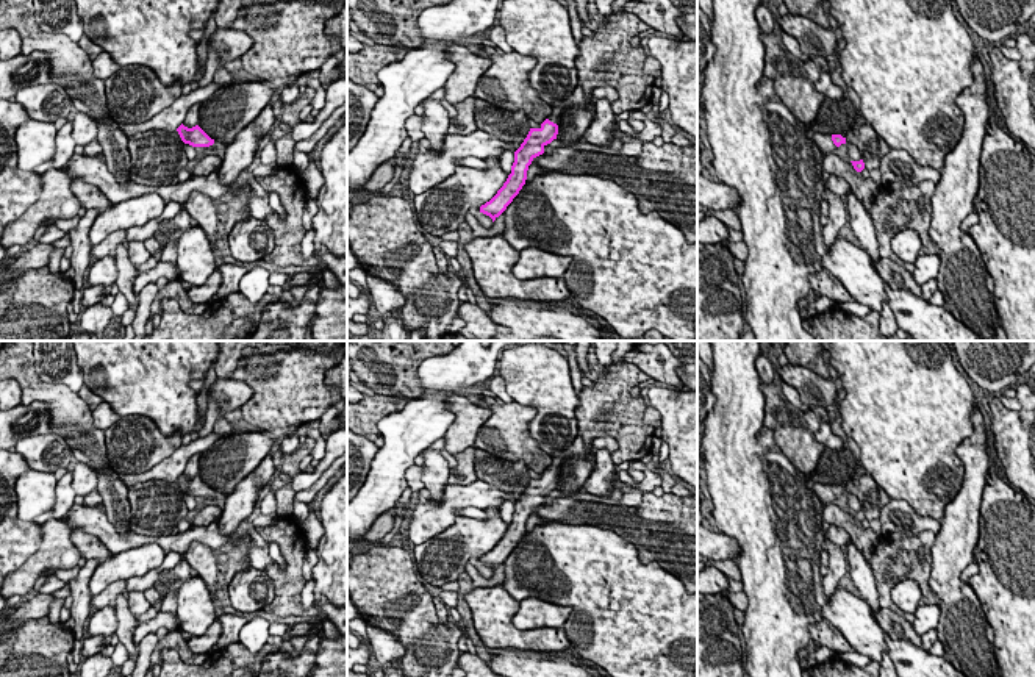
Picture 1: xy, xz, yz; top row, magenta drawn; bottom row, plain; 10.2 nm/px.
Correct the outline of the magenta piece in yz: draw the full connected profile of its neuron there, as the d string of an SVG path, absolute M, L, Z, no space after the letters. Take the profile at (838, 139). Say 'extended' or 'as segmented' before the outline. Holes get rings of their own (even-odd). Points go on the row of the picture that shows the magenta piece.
extended | M811 133L811 136L824 156L833 153L841 144L846 144L846 138L841 134Z

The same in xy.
extended | M181 124L177 131L184 144L192 147L208 147L211 153L214 152L216 156L224 159L228 144L211 139L199 125L188 128Z

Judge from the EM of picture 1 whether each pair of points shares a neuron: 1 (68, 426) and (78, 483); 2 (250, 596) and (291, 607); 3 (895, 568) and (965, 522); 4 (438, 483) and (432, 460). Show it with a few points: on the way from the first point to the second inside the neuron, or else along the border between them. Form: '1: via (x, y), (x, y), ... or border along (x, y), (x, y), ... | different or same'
1: border along (78, 462), (83, 462), (96, 474), (97, 487) | different
2: border along (265, 571), (272, 583), (272, 601), (268, 605) | different
3: border along (937, 535), (932, 544), (932, 569), (927, 579) | different
4: via (435, 477), (435, 466) | same

